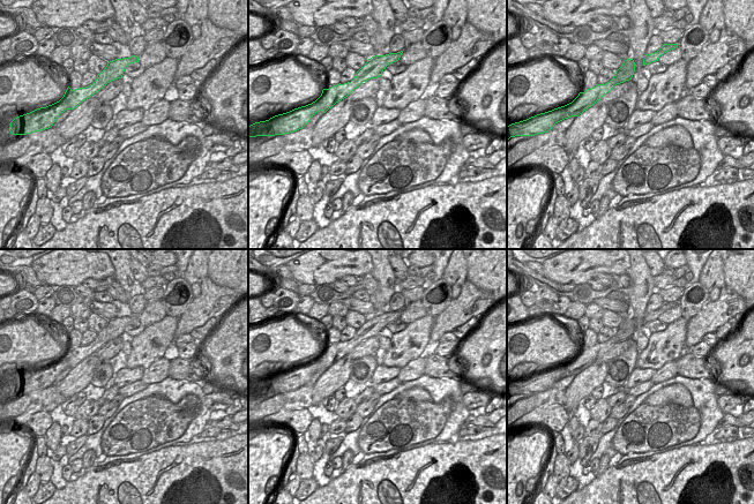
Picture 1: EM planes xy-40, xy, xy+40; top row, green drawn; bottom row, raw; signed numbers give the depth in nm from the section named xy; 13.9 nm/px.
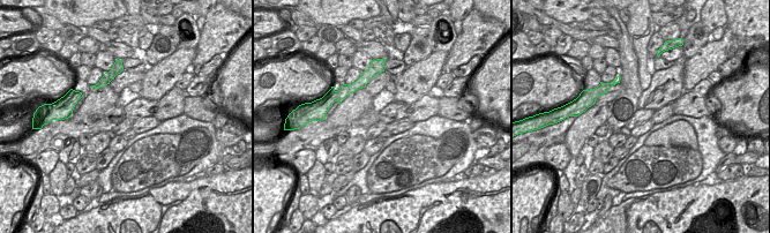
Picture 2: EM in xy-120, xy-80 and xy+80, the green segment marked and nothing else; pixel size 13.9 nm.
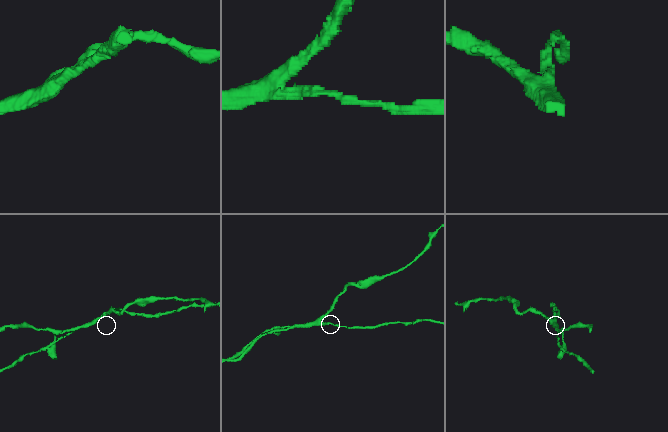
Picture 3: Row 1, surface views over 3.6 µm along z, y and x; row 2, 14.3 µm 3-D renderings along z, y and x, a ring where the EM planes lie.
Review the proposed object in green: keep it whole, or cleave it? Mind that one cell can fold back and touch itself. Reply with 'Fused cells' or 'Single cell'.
Fused cells.

